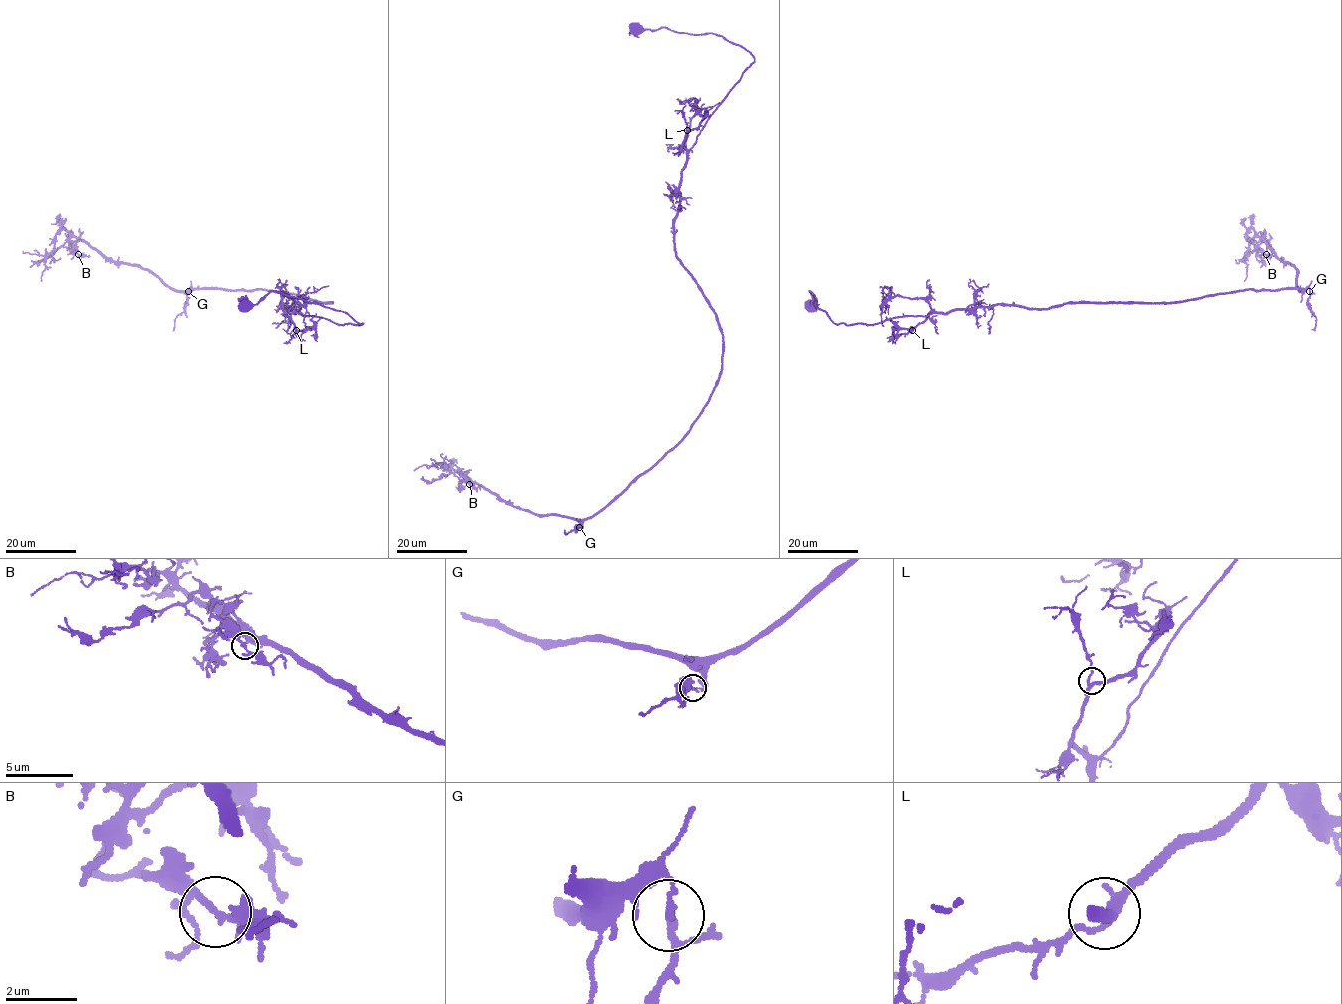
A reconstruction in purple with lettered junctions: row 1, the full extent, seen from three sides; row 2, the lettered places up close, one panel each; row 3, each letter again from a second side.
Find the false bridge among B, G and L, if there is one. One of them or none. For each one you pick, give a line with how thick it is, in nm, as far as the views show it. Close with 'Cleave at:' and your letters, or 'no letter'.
G: 130 nm
Cleave at: G

